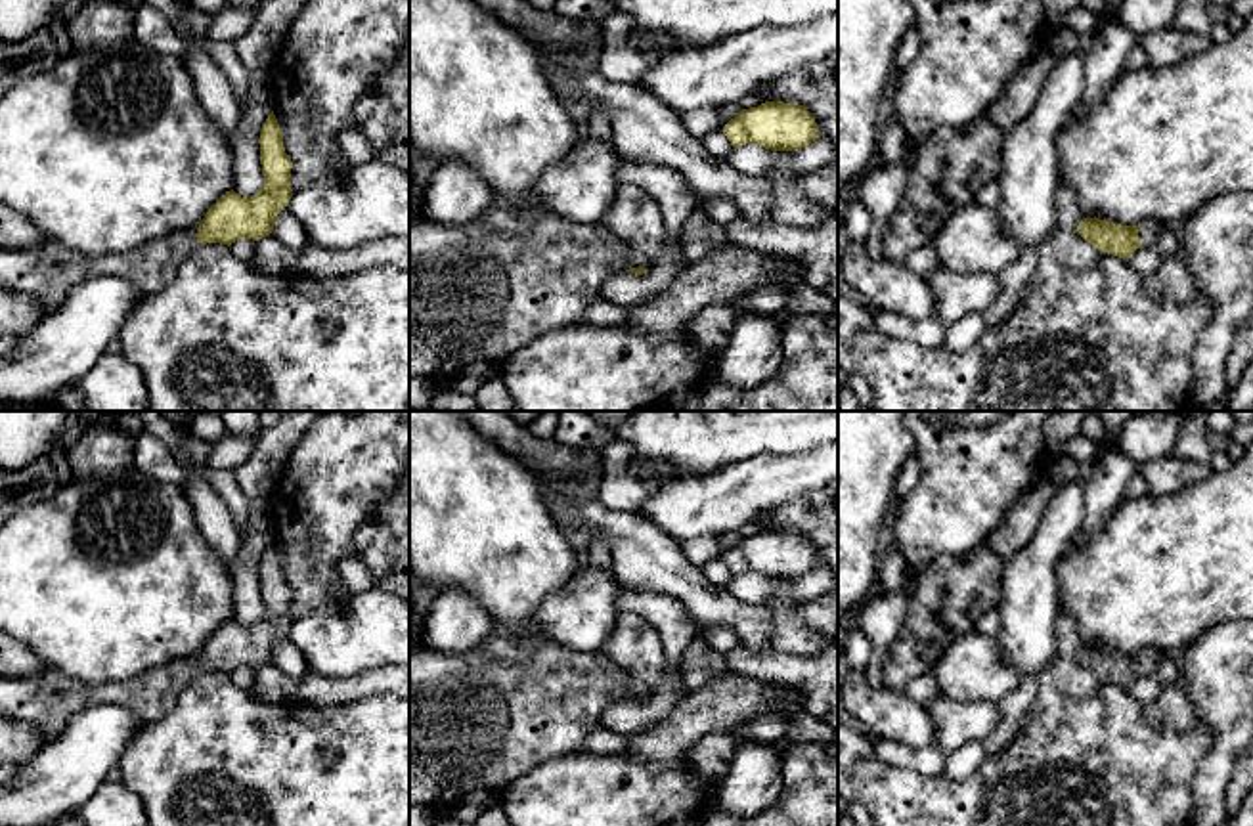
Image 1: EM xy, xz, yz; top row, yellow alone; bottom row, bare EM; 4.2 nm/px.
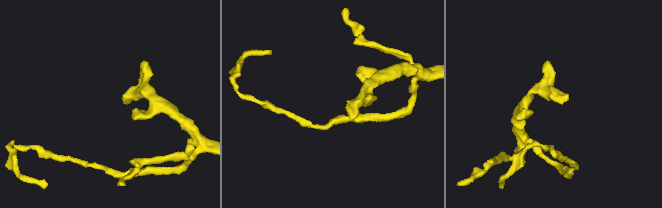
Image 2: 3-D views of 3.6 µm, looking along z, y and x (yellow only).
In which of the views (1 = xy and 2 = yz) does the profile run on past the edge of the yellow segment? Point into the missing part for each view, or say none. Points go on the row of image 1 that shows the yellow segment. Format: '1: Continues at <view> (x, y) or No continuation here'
1: Continues at xy (48, 272)
2: Continues at yz (1150, 232)

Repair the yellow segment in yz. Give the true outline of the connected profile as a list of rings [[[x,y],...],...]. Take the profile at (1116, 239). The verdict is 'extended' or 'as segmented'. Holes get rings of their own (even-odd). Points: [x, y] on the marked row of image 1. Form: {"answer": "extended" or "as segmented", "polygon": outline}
{"answer": "extended", "polygon": [[[1083,218],[1079,235],[1100,252],[1129,260],[1136,249],[1155,249],[1163,226],[1157,220],[1144,220],[1138,226],[1121,226],[1100,218]]]}

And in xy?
{"answer": "extended", "polygon": [[[274,111],[260,128],[264,187],[251,199],[233,189],[222,195],[197,228],[180,229],[128,252],[86,254],[54,237],[31,250],[0,249],[0,287],[34,296],[44,312],[55,310],[82,281],[115,273],[136,283],[142,296],[163,291],[197,243],[258,241],[274,231],[275,216],[293,197],[293,163]]]}

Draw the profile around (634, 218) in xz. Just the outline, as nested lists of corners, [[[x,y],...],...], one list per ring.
[[[620,182],[601,224],[624,245],[626,270],[650,270],[664,256],[668,241],[664,214],[656,199],[643,187]]]

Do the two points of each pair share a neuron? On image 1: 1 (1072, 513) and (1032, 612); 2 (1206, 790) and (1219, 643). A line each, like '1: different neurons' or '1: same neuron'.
1: same neuron
2: same neuron

